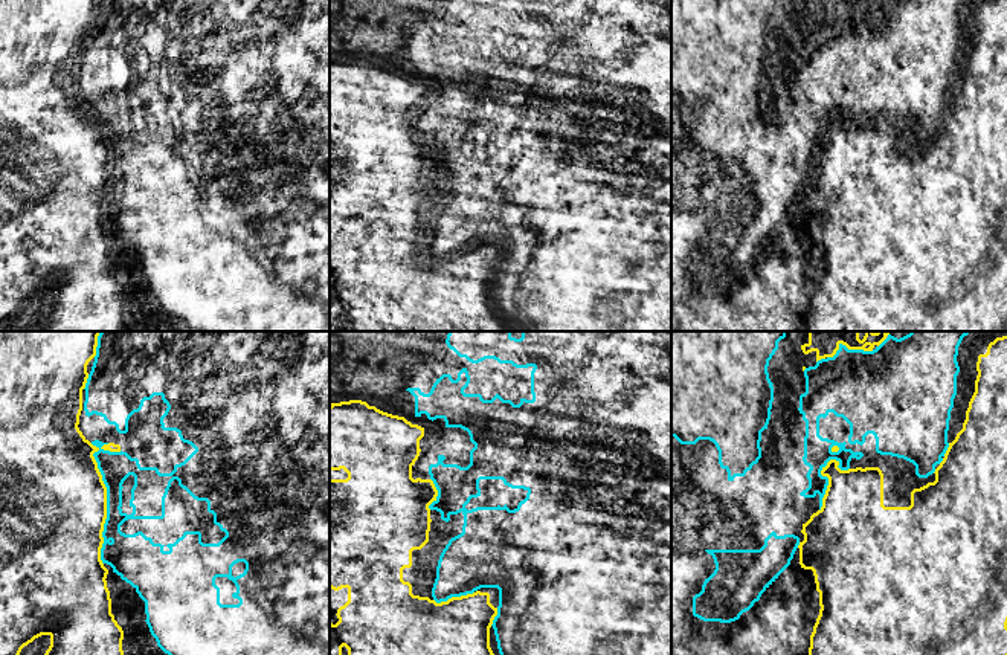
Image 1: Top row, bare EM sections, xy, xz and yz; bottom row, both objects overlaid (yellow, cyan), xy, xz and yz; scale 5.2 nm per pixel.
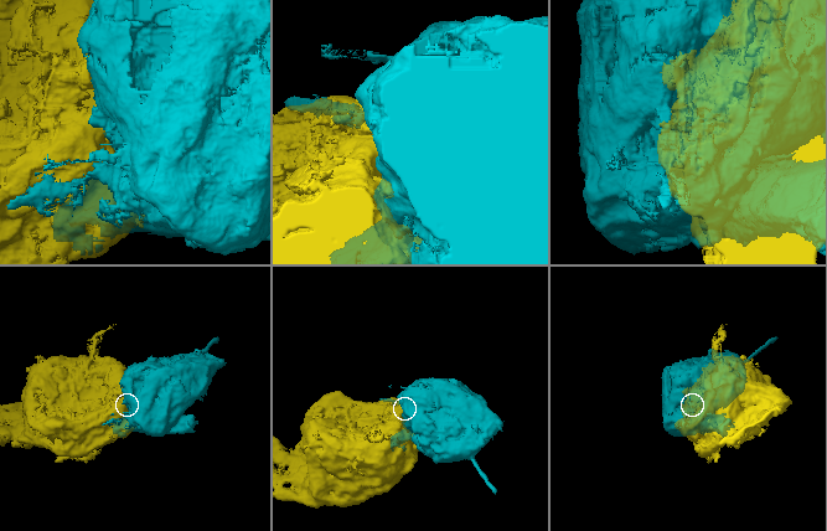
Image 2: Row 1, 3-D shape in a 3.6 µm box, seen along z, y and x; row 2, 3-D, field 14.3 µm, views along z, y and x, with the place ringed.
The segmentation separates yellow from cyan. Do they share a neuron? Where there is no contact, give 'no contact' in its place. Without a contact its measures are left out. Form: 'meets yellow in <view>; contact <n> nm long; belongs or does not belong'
meets yellow in xy; contact 650 nm long; does not belong

